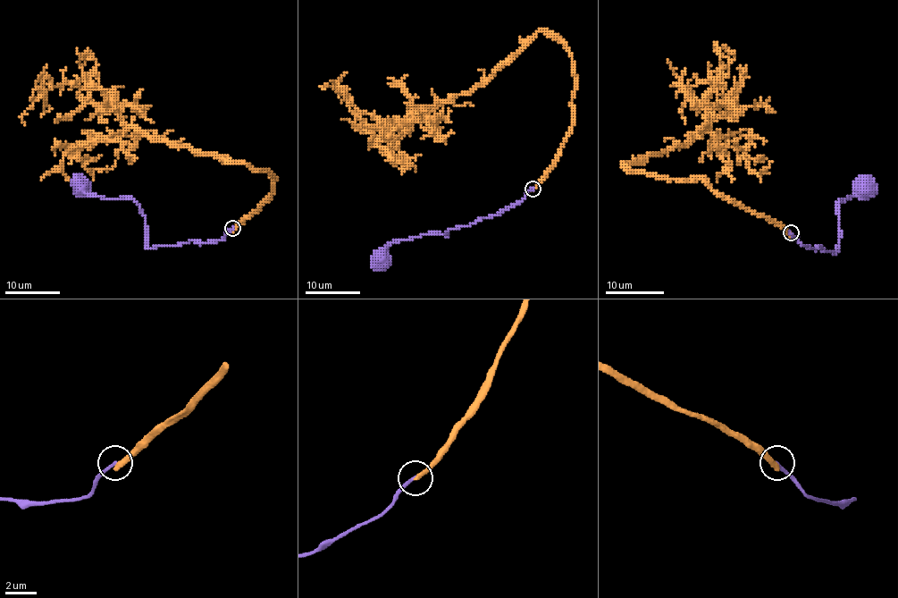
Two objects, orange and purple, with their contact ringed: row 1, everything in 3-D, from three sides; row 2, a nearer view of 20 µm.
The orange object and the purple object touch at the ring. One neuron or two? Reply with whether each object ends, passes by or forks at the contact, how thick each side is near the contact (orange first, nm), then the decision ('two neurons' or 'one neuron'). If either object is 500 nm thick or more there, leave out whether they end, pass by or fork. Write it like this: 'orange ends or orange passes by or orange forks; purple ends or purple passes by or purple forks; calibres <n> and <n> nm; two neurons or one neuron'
orange ends; purple ends; calibres 340 and 200 nm; two neurons

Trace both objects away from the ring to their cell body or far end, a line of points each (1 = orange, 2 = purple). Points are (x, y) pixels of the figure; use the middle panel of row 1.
1: (532, 189), (573, 123), (571, 54), (542, 30), (483, 81), (402, 120), (380, 122), (340, 91), (323, 89)
2: (532, 189), (519, 202), (494, 215), (478, 218), (446, 233), (392, 242), (379, 258)

